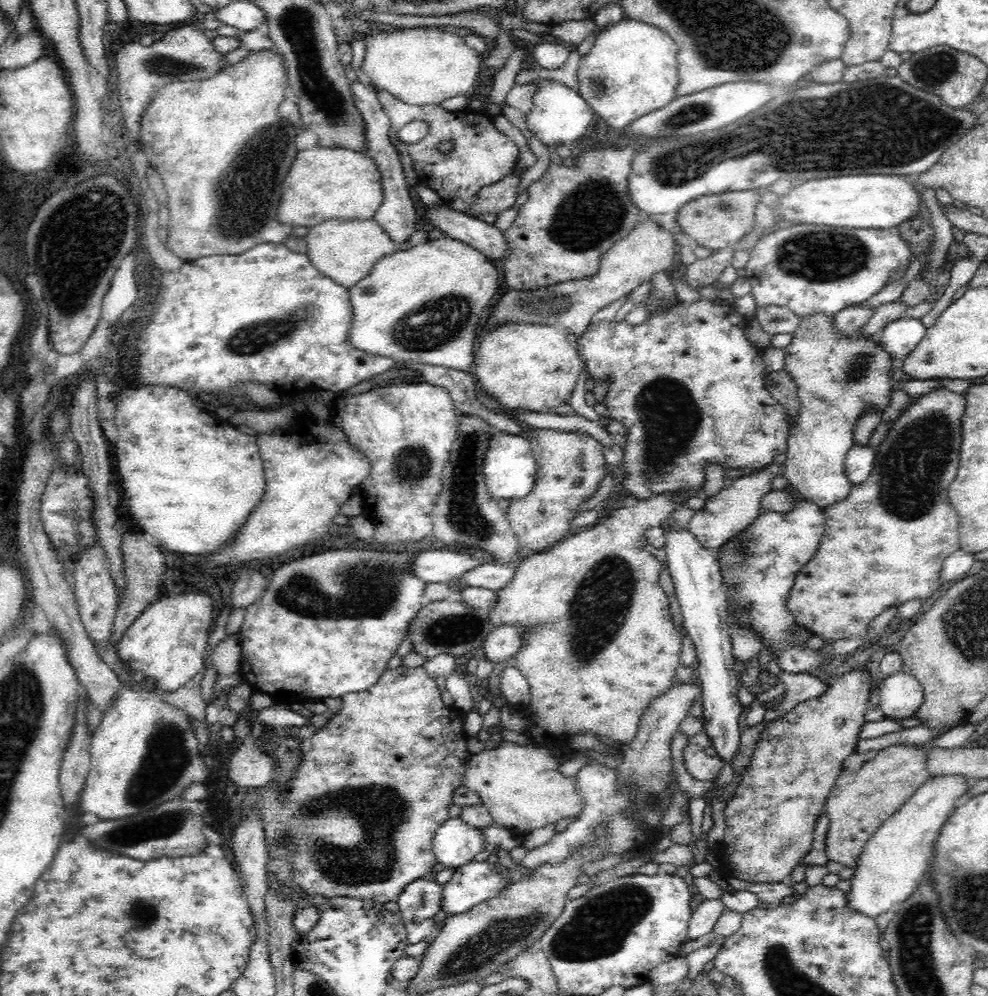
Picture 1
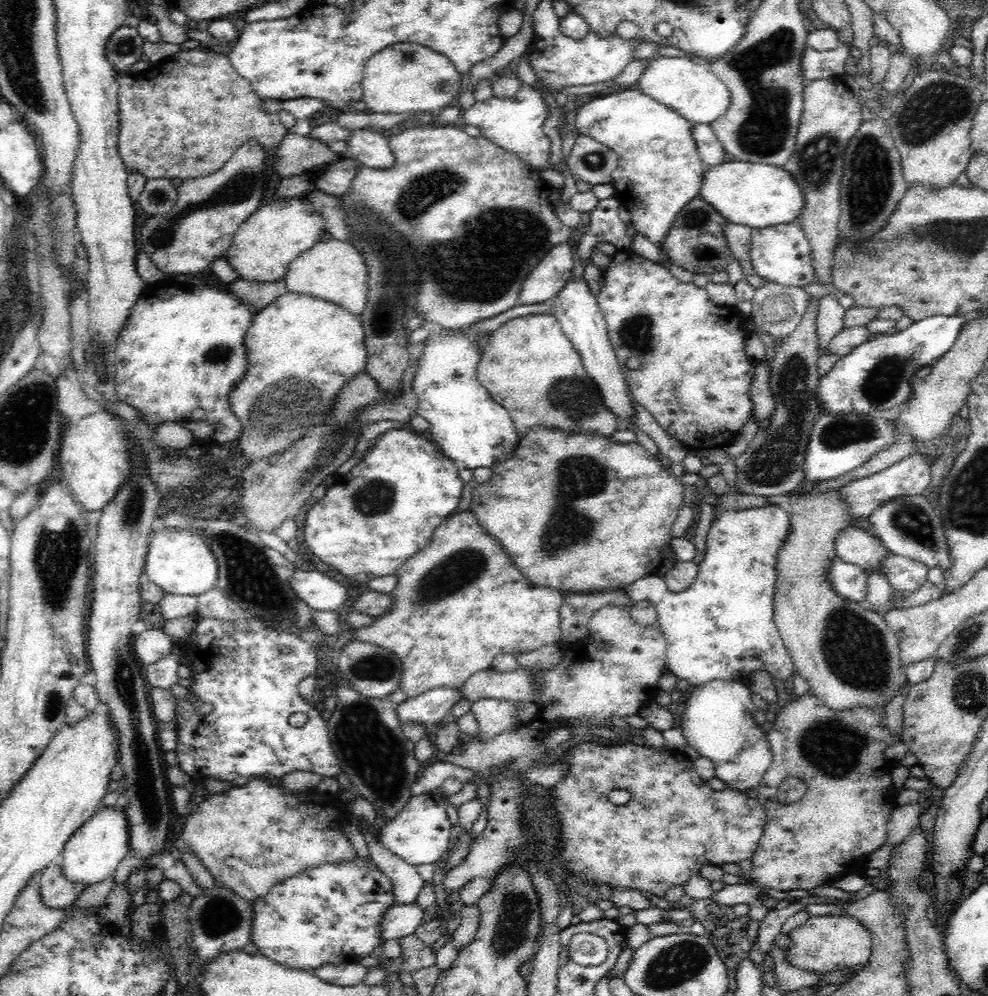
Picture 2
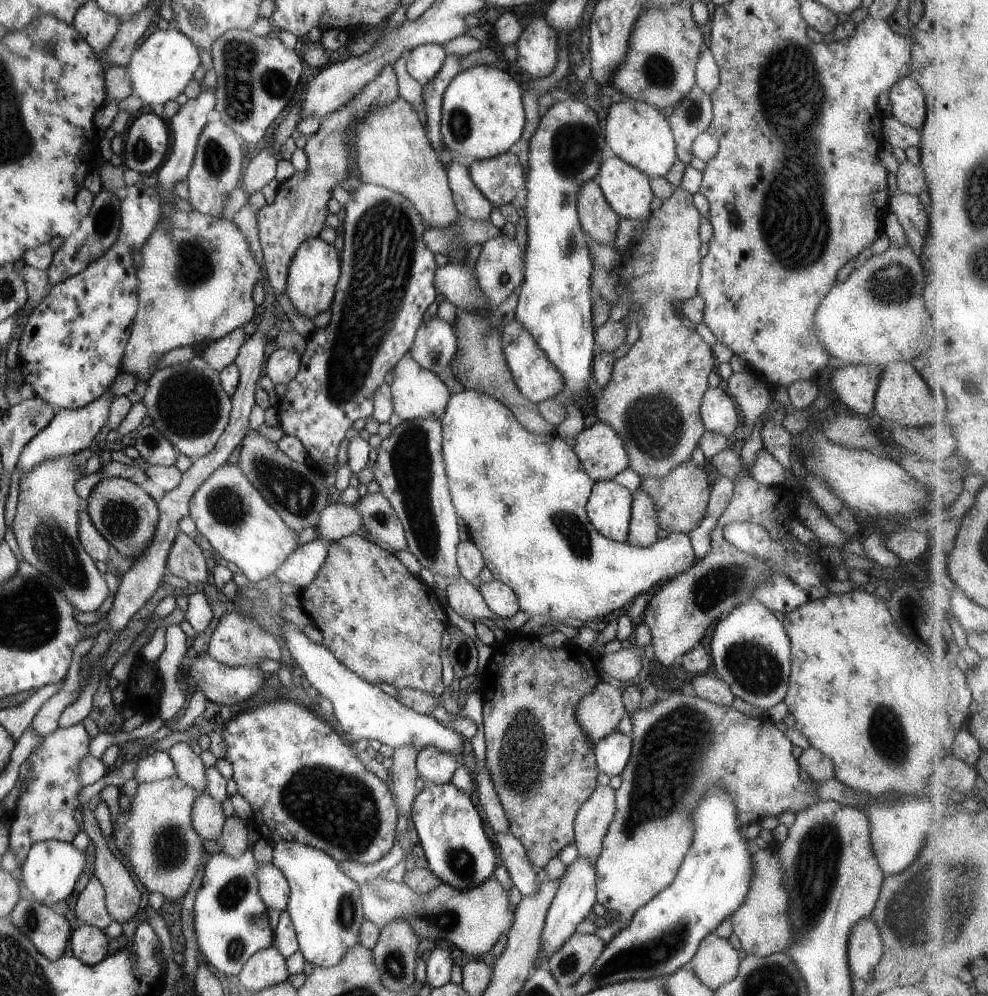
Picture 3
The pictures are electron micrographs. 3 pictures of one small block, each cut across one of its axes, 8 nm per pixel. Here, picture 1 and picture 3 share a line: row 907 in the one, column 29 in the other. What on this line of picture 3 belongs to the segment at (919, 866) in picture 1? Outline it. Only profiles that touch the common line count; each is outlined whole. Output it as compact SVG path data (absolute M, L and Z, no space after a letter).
M42 840L35 843L29 850L26 859L23 860L16 875L19 878L21 888L25 888L32 899L39 904L55 904L55 902L67 901L73 886L83 872L85 856L79 852L71 842L61 842L61 840Z

